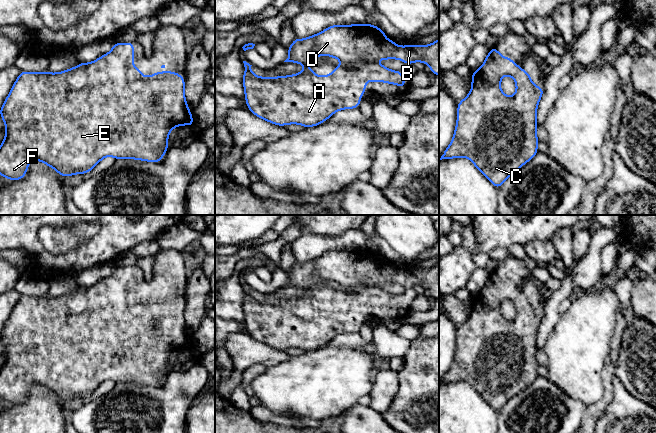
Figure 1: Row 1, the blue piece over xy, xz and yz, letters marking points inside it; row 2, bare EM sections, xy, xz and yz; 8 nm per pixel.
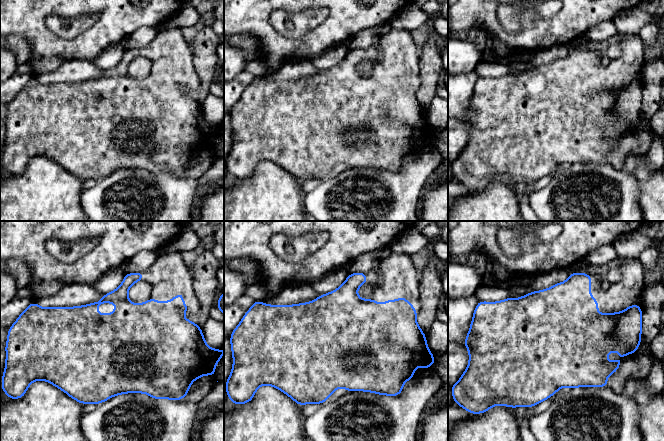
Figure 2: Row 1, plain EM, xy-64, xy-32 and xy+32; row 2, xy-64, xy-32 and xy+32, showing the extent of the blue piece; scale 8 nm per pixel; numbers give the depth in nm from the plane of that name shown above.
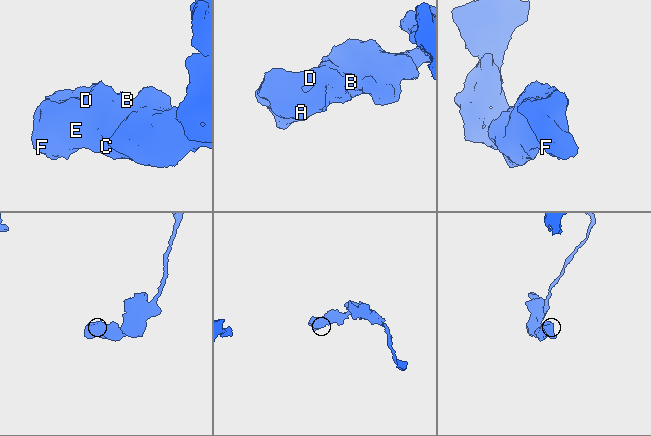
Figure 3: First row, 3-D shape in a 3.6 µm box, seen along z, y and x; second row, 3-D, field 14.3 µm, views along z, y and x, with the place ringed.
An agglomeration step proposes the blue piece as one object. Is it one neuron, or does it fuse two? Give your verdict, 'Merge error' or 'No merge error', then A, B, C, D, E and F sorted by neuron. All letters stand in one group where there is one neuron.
No merge error. Groups: A B C D E F

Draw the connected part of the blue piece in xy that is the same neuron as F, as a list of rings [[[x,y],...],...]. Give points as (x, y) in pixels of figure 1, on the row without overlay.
[[[134,266],[114,267],[112,274],[97,284],[90,287],[80,287],[74,292],[59,297],[21,295],[0,333],[0,339],[6,350],[5,363],[0,369],[0,399],[8,404],[22,403],[26,400],[26,395],[32,384],[44,386],[49,391],[55,393],[60,400],[72,400],[90,396],[106,380],[112,380],[115,383],[137,383],[160,387],[161,382],[166,379],[170,355],[180,349],[194,351],[191,335],[185,323],[184,301],[174,295],[157,296],[149,301],[144,301],[140,293],[134,292],[133,283]]]

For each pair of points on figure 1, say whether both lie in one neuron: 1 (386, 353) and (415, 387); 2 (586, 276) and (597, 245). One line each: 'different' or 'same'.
1: different
2: same

